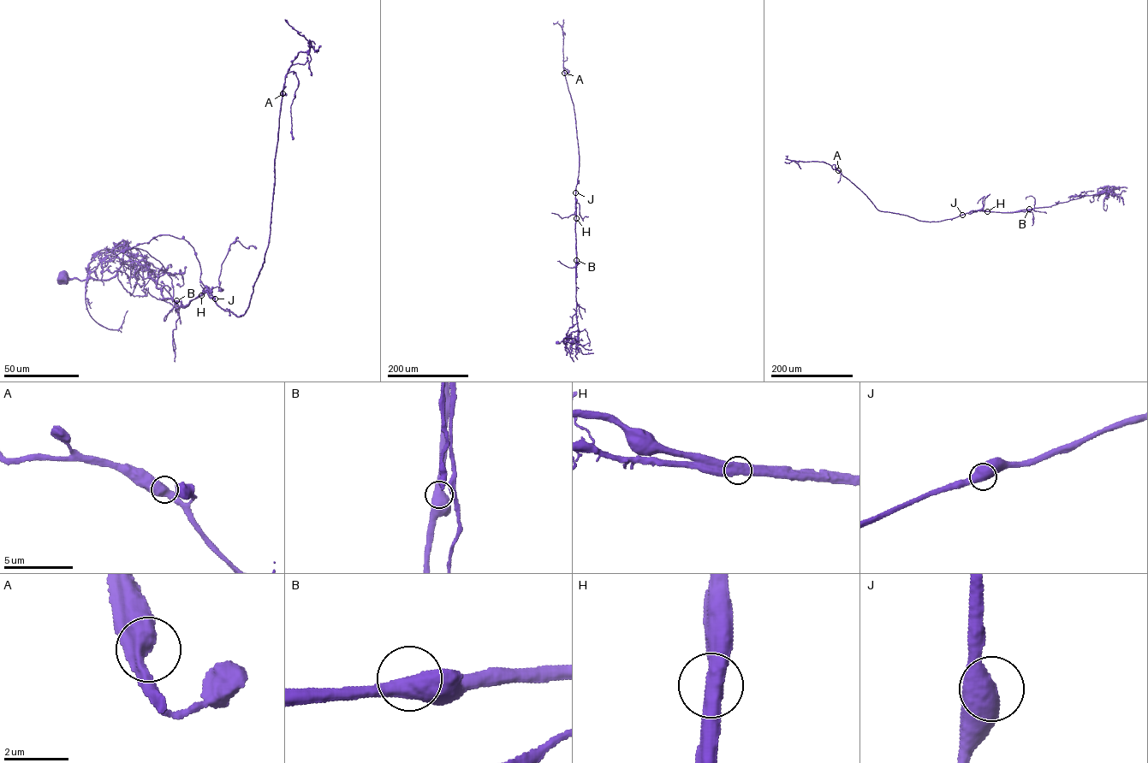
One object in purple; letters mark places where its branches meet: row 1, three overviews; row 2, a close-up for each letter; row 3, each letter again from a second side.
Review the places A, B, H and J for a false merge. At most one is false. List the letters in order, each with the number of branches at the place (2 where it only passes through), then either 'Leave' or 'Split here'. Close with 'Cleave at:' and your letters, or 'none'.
A: Branches: 2. Leave
B: Branches: 2. Leave
H: Branches: 2. Split here
J: Branches: 2. Leave
Cleave at: H

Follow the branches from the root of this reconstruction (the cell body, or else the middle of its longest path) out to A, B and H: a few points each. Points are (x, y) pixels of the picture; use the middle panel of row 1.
A: (557, 342), (575, 343), (579, 338), (575, 224), (579, 155), (574, 106), (564, 73)
B: (557, 342), (575, 343), (579, 338), (576, 260)
H: (557, 342), (575, 343), (579, 338), (576, 218)

